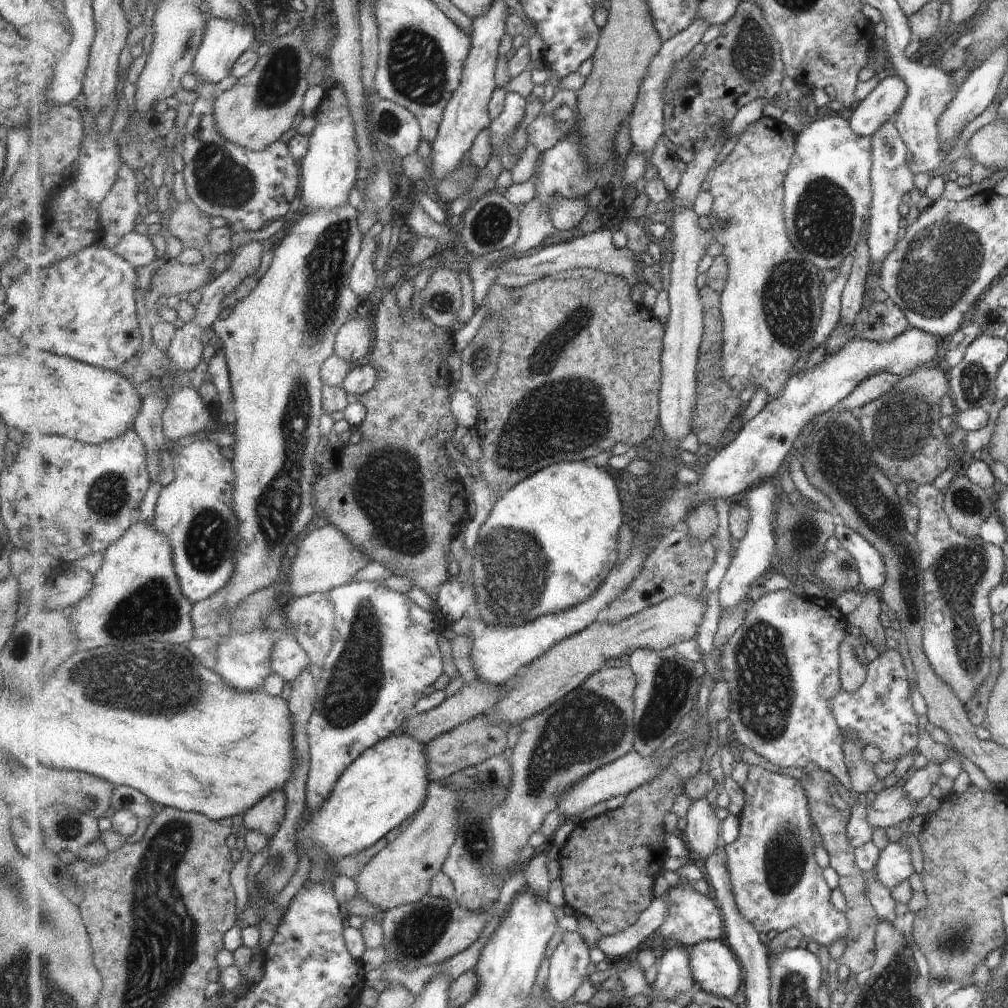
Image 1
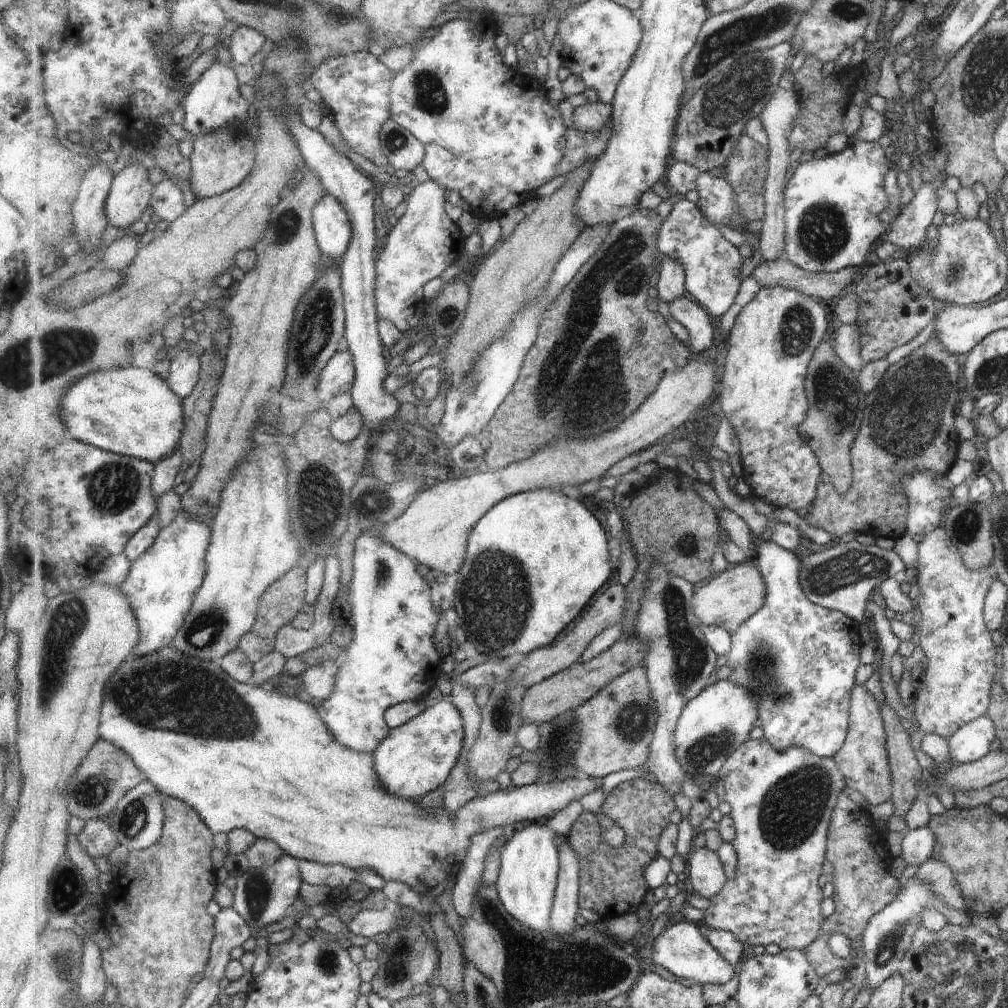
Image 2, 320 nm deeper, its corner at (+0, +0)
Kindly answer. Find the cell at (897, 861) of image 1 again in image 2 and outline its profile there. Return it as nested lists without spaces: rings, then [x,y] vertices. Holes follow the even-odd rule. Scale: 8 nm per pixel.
[[[927,825],[916,829],[907,829],[900,845],[902,859],[907,864],[921,864],[932,856],[936,836]]]

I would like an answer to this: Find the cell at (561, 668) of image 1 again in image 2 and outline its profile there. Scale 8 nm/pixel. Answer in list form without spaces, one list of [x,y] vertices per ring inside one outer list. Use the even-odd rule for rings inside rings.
[[[754,559],[725,568],[695,588],[692,605],[699,625],[725,627],[732,636],[765,606],[768,586]]]

